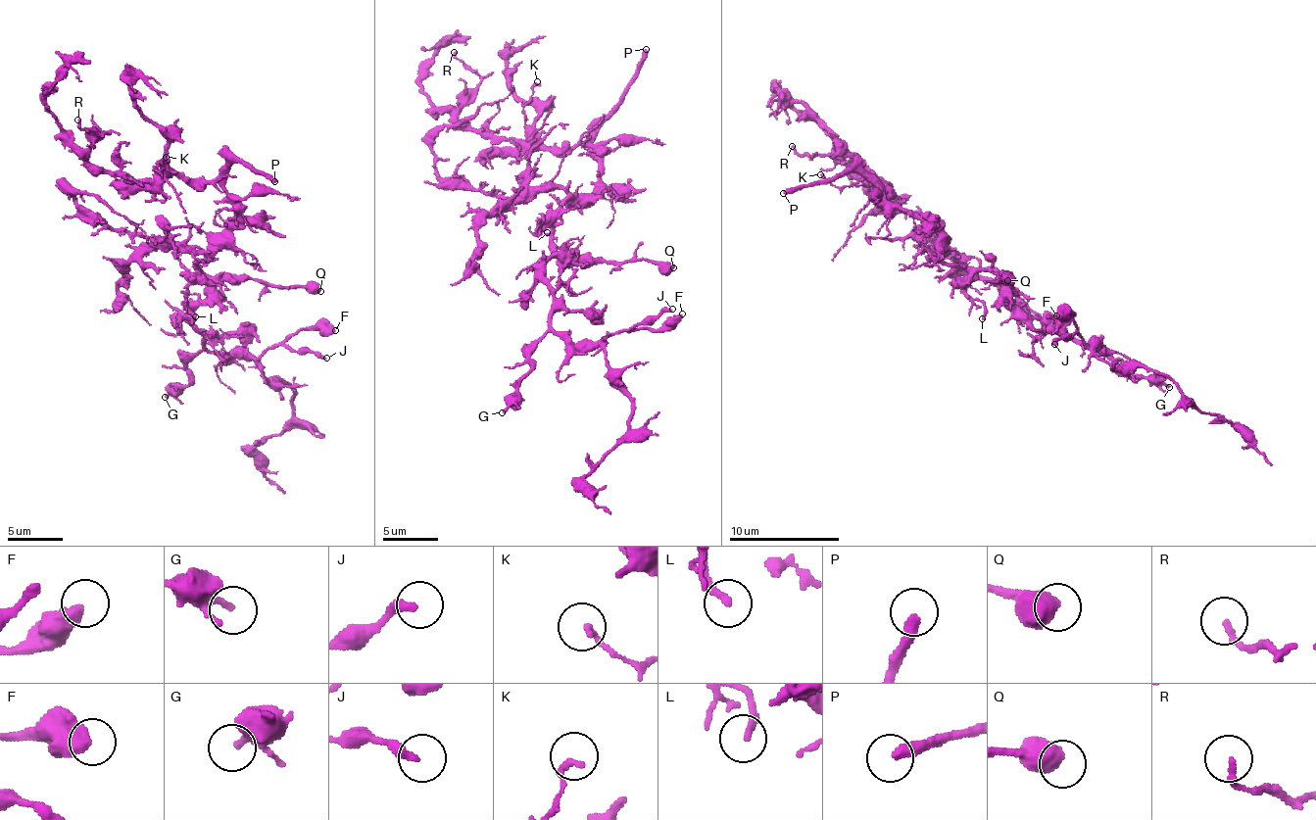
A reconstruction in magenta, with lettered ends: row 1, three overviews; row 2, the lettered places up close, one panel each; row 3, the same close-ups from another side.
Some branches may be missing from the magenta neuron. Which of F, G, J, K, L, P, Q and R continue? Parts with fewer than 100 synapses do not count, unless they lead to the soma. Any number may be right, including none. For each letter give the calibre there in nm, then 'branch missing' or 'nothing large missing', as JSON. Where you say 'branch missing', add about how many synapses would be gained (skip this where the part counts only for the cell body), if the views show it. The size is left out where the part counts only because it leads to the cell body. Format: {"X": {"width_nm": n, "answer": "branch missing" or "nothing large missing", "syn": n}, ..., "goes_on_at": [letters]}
{"F": {"width_nm": 550, "answer": "nothing large missing"}, "G": {"width_nm": 240, "answer": "nothing large missing"}, "J": {"width_nm": 280, "answer": "nothing large missing"}, "K": {"width_nm": 200, "answer": "nothing large missing"}, "L": {"width_nm": 200, "answer": "nothing large missing"}, "P": {"width_nm": 360, "answer": "branch missing"}, "Q": {"width_nm": 650, "answer": "nothing large missing"}, "R": {"width_nm": 180, "answer": "nothing large missing"}, "goes_on_at": ["P"]}

